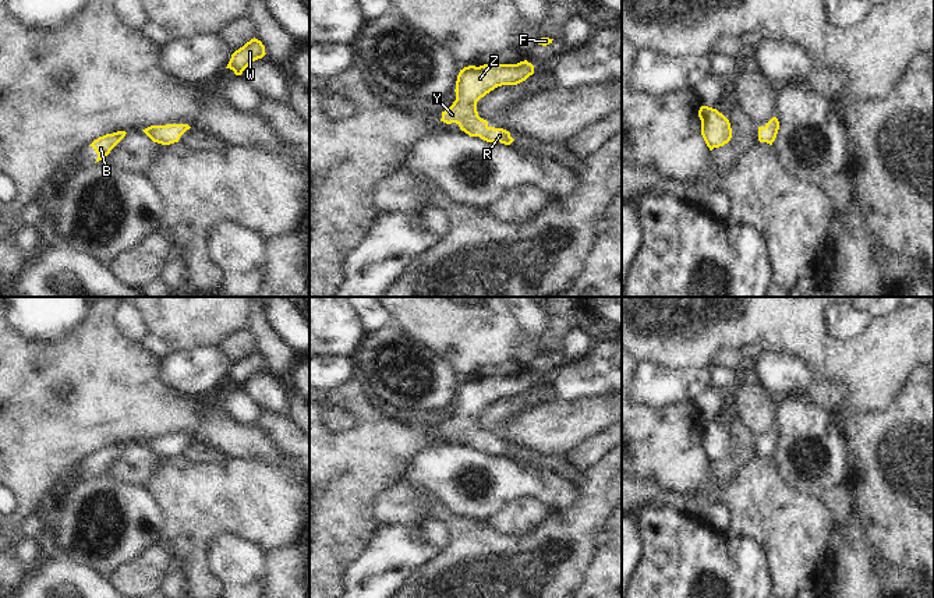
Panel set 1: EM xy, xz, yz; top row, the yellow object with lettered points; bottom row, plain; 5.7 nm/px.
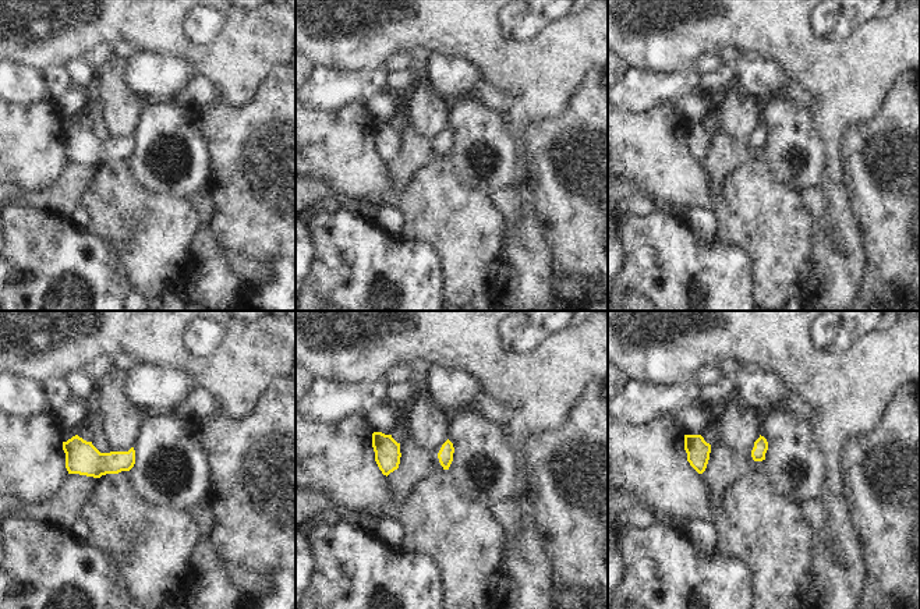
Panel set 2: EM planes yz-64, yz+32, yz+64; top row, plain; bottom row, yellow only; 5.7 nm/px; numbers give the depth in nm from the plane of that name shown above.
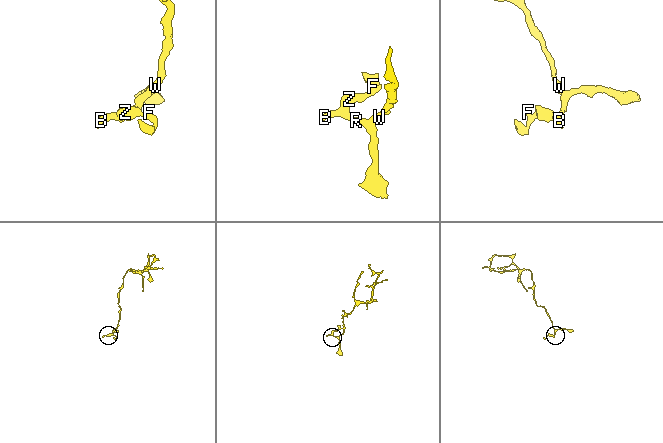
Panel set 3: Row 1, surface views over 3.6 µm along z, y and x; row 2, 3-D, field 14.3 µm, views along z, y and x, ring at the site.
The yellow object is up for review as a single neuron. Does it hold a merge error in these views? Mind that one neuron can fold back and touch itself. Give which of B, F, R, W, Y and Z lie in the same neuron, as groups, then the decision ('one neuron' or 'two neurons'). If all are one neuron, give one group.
B F R W Y Z; one neuron

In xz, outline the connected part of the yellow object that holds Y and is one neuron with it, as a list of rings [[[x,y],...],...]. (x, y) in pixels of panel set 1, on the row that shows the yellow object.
[[[527,60],[517,64],[468,66],[460,70],[456,81],[456,100],[442,112],[441,121],[456,123],[470,137],[487,142],[510,145],[514,139],[503,128],[489,127],[477,112],[477,102],[502,85],[517,85],[534,74],[534,66]]]

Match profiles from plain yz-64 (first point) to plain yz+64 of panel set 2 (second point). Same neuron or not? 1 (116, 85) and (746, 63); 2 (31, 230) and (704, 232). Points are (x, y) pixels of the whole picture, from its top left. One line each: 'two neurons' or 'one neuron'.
1: two neurons
2: two neurons

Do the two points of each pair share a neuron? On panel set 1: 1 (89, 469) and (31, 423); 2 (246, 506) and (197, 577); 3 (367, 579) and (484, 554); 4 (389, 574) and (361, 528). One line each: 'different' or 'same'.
1: different
2: same
3: different
4: different

